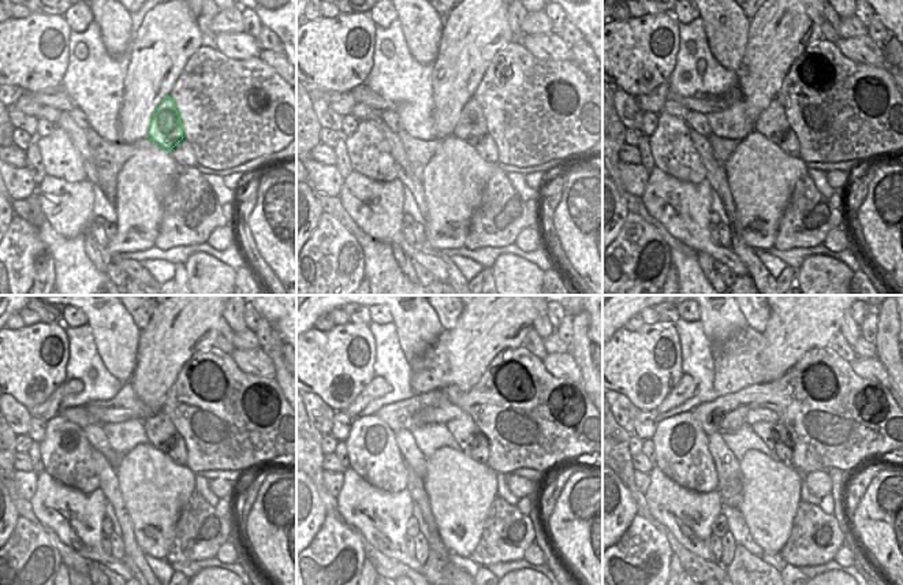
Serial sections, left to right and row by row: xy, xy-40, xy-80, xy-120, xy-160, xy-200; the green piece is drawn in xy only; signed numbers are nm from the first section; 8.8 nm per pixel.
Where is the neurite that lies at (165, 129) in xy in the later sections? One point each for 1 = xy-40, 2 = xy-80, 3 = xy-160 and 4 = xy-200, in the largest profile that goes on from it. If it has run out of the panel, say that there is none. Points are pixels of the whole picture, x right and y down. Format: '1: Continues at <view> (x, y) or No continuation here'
1: Continues at xy-40 (471, 126)
2: Continues at xy-80 (772, 123)
3: Continues at xy-160 (463, 429)
4: Continues at xy-200 (767, 431).

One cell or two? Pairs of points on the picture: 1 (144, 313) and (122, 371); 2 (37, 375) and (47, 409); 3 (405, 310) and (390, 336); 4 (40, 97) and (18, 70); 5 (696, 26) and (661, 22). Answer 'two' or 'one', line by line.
1: two
2: two
3: two
4: two
5: two

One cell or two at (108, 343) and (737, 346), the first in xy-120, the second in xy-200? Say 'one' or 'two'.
two

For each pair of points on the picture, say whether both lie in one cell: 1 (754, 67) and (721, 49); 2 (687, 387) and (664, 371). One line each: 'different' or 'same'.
1: different
2: different

